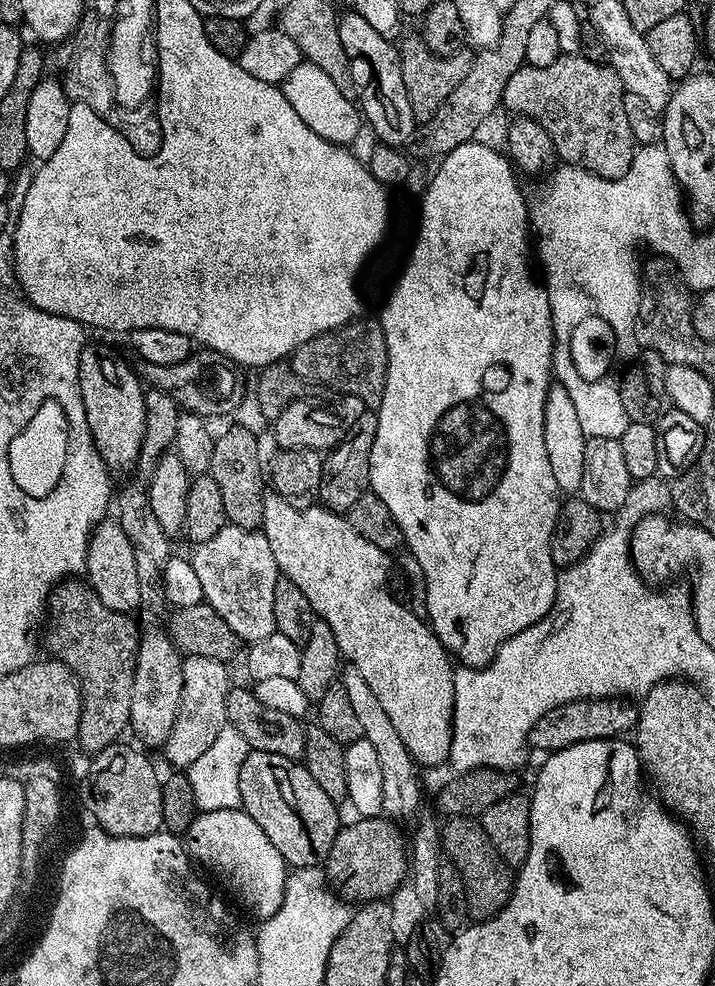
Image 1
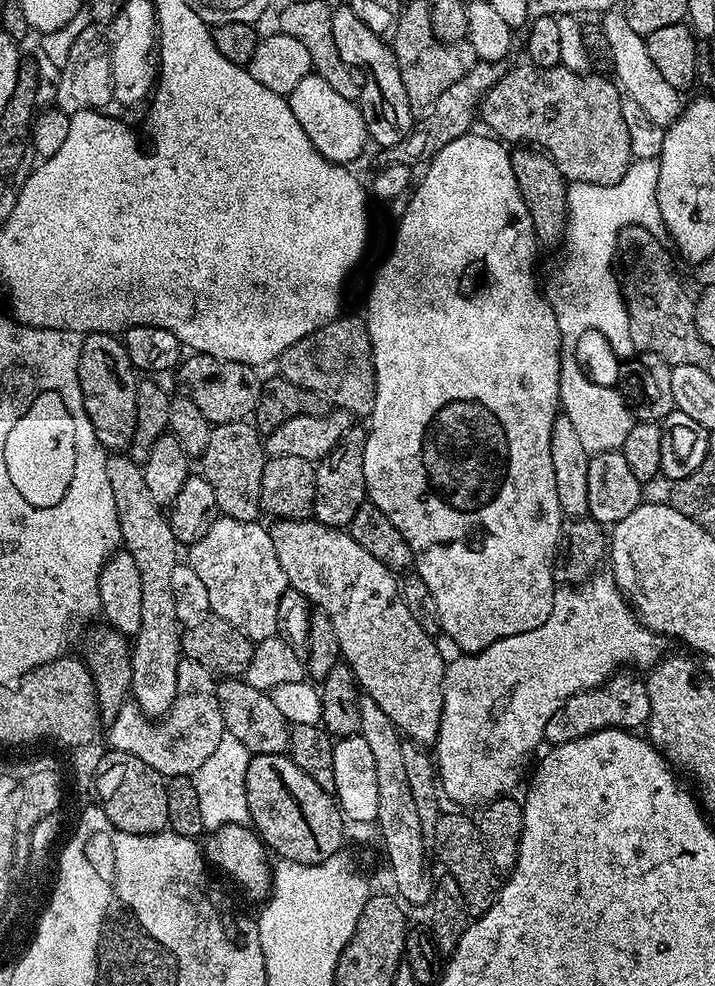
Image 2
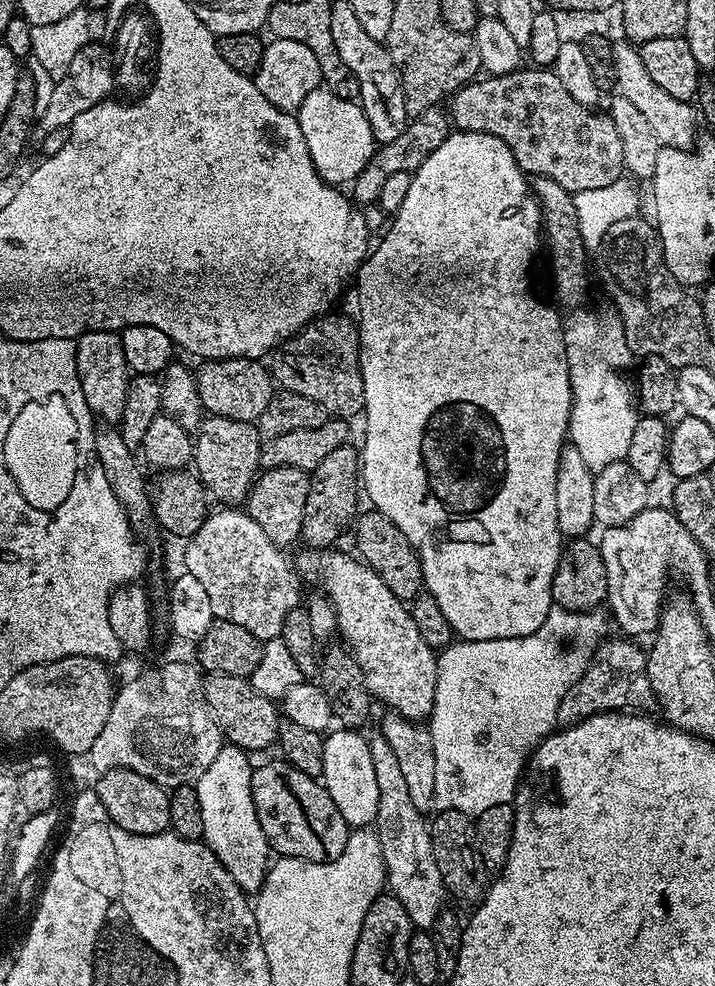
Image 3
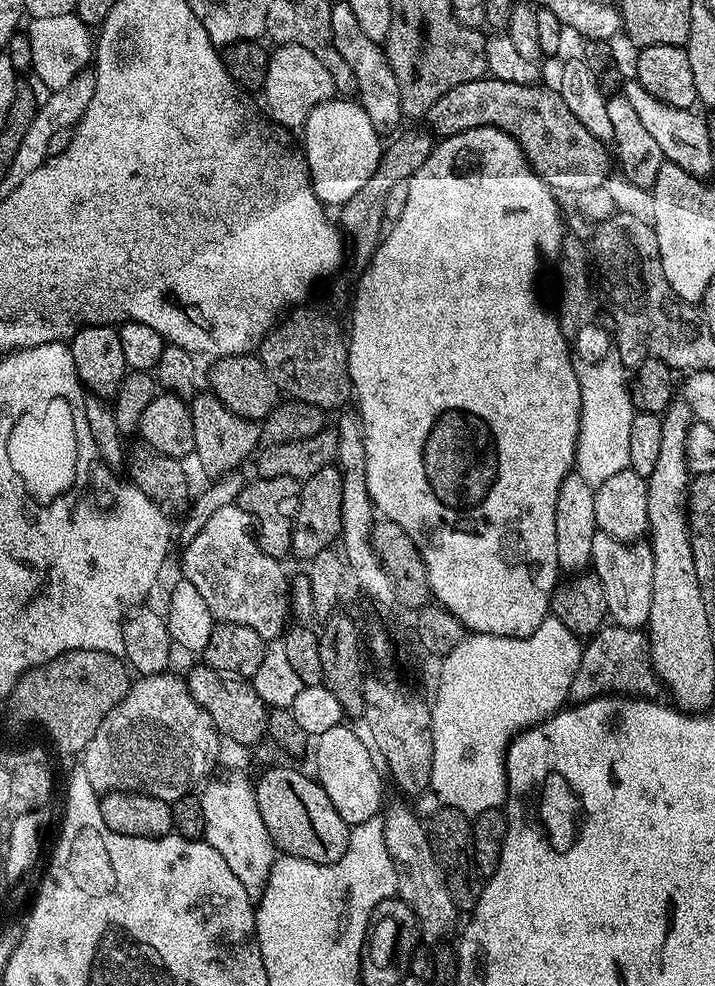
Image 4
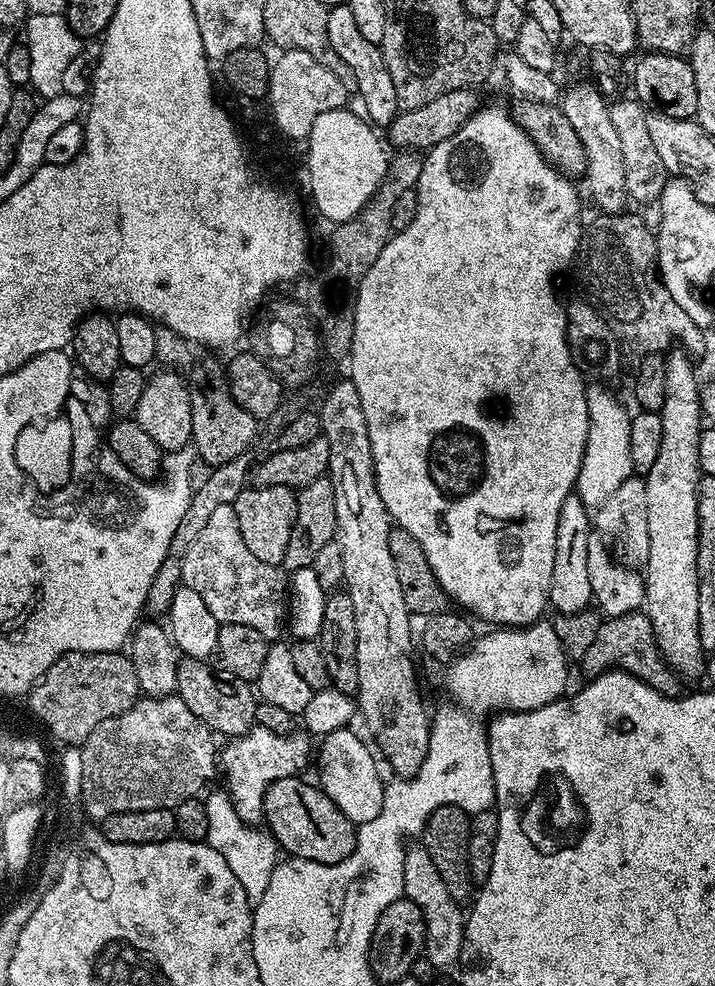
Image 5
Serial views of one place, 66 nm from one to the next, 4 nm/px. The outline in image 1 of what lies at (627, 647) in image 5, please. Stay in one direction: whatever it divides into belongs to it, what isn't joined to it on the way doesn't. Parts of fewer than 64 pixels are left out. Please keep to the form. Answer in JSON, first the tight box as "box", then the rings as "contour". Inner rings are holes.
{"box":[530,698,639,754],"contour":[[[593,698],[566,702],[538,718],[530,733],[530,744],[531,747],[544,752],[543,754],[551,754],[558,750],[566,750],[578,742],[620,738],[635,729],[639,716],[639,707],[628,698]]]}

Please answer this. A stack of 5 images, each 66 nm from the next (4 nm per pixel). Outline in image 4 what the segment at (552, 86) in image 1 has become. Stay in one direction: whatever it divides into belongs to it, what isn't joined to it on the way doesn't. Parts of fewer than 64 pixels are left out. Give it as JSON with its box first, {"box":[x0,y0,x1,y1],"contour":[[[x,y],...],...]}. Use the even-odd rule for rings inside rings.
{"box":[427,78,610,194],"contour":[[[481,78],[454,86],[454,90],[446,90],[446,94],[430,106],[427,127],[440,138],[475,128],[497,128],[518,142],[529,166],[557,193],[579,194],[605,187],[608,160],[610,164],[609,149],[608,152],[604,149],[607,148],[605,141],[594,138],[594,134],[570,114],[570,106],[562,102],[555,87],[543,88],[542,85],[540,82],[519,84]]]}

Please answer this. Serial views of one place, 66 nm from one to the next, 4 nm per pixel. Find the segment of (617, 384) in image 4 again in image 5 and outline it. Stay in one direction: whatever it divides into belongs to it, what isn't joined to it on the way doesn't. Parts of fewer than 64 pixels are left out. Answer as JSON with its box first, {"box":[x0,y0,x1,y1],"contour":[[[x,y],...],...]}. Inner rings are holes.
{"box":[575,386,633,510],"contour":[[[594,386],[588,388],[588,407],[592,409],[588,413],[588,430],[586,438],[586,450],[582,458],[580,473],[576,479],[575,495],[589,510],[595,510],[633,475],[630,462],[630,420],[631,413],[626,412],[619,400],[612,396],[604,404],[604,412],[596,412],[600,400],[606,399],[607,392]]]}

